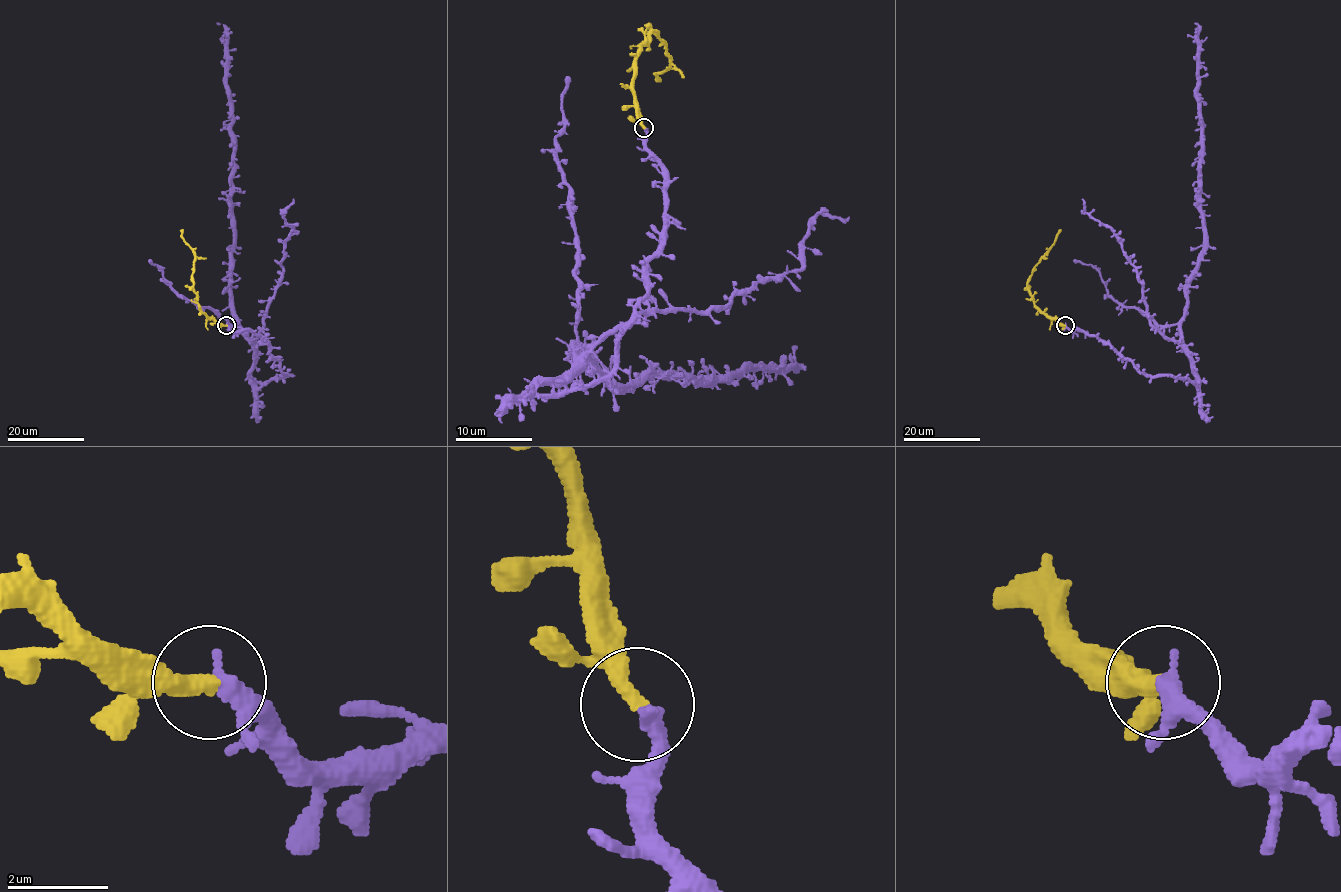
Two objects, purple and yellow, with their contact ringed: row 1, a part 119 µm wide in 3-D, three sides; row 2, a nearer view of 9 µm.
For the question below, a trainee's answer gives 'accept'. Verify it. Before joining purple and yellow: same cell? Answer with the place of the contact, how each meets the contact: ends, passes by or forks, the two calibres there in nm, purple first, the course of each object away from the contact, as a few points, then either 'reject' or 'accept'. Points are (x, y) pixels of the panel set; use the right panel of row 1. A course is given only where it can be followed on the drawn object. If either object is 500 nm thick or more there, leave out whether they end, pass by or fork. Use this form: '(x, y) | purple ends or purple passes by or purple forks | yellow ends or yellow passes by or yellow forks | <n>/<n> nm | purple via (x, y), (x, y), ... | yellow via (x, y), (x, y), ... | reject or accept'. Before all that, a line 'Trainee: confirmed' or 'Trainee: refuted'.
Trainee: confirmed
(1065, 325) | purple passes by | yellow ends | 240/360 nm | purple via (1065, 325), (1097, 334), (1139, 371), (1197, 387), (1180, 327), (1203, 249), (1194, 23) | yellow via (1065, 325), (1044, 315), (1034, 303), (1027, 285), (1033, 268), (1060, 229) | accept

